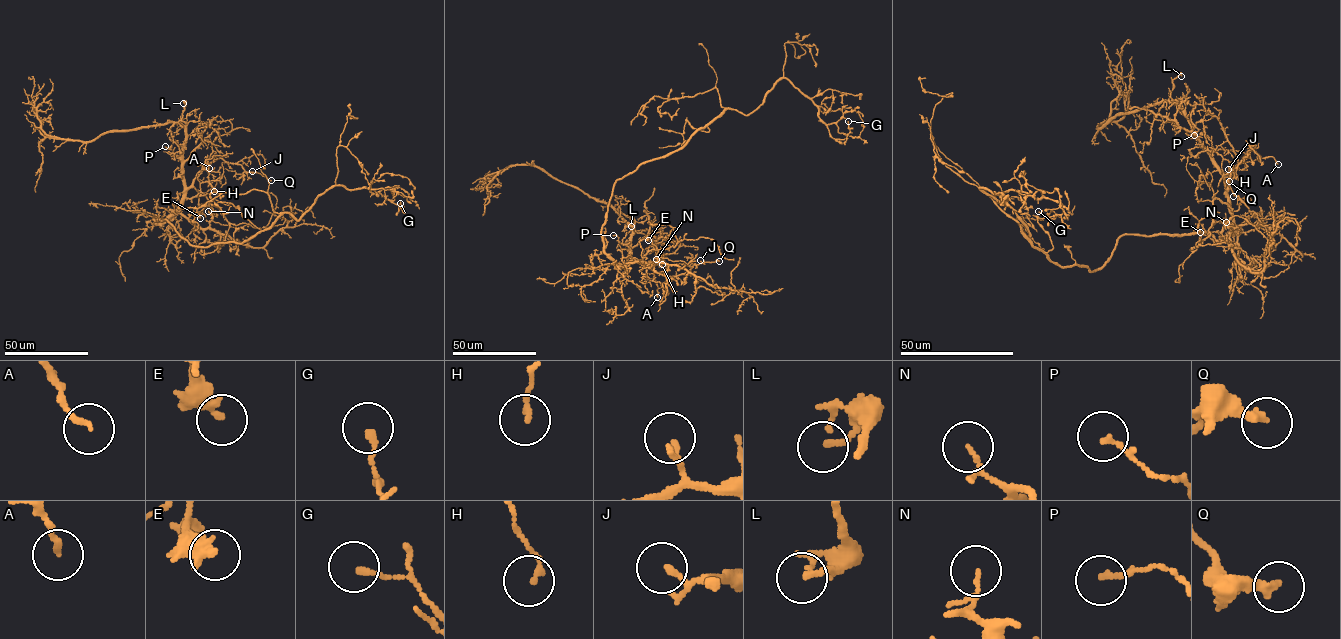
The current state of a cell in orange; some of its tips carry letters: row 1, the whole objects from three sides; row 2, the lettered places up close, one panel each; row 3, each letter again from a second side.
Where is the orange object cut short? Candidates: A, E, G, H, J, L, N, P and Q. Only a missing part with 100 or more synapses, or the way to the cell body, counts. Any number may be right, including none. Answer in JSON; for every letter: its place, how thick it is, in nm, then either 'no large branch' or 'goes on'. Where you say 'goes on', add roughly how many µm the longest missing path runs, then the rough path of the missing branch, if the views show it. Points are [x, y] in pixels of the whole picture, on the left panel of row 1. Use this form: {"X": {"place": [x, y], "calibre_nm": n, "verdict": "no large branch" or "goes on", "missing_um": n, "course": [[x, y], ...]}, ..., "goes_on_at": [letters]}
{"A": {"place": [209, 168], "calibre_nm": 170, "verdict": "no large branch"}, "E": {"place": [200, 218], "calibre_nm": 360, "verdict": "no large branch"}, "G": {"place": [400, 203], "calibre_nm": 180, "verdict": "no large branch"}, "H": {"place": [214, 191], "calibre_nm": 150, "verdict": "no large branch"}, "J": {"place": [252, 171], "calibre_nm": 110, "verdict": "no large branch"}, "L": {"place": [183, 103], "calibre_nm": 170, "verdict": "no large branch"}, "N": {"place": [208, 211], "calibre_nm": 80, "verdict": "no large branch"}, "P": {"place": [165, 146], "calibre_nm": 140, "verdict": "no large branch"}, "Q": {"place": [271, 180], "calibre_nm": 260, "verdict": "no large branch"}, "goes_on_at": []}

